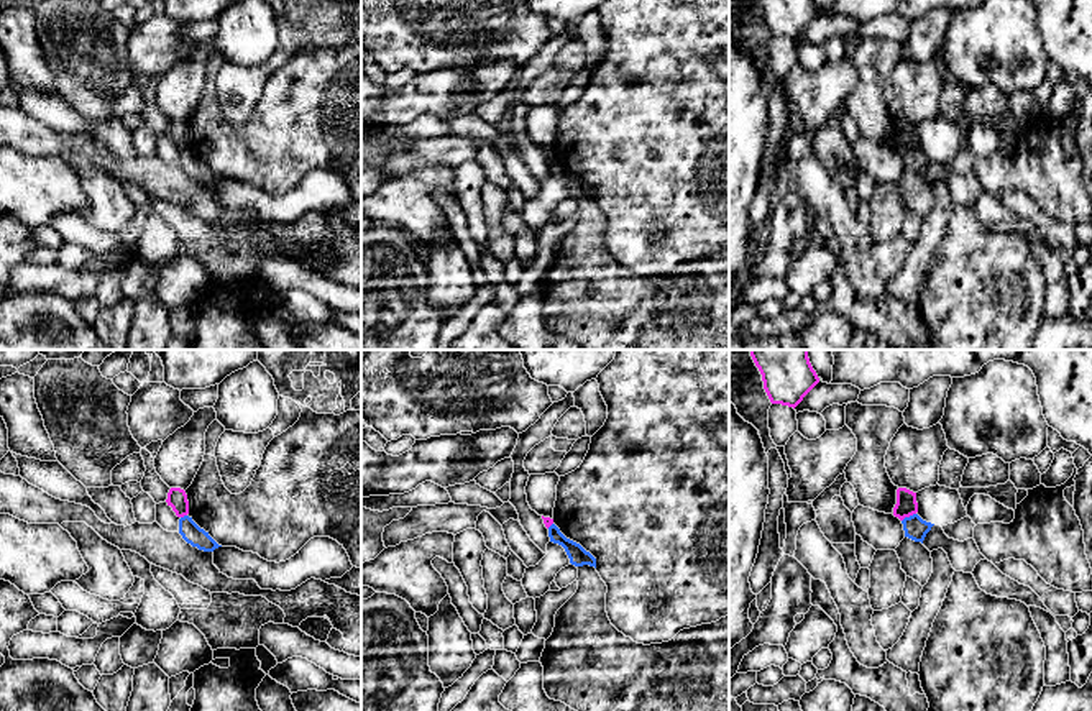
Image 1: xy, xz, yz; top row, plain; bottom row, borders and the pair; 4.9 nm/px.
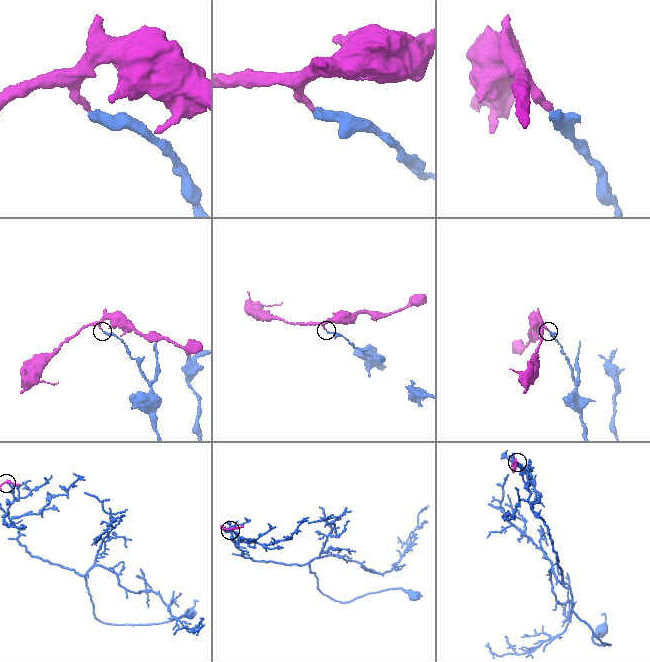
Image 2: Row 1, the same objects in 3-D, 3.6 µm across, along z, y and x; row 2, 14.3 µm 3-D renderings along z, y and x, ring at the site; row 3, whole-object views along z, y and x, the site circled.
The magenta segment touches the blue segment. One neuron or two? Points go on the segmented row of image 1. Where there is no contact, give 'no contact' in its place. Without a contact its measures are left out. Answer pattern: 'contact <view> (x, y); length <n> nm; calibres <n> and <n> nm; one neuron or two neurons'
contact yz (908, 516); length 80 nm; calibres 100 and 110 nm; two neurons

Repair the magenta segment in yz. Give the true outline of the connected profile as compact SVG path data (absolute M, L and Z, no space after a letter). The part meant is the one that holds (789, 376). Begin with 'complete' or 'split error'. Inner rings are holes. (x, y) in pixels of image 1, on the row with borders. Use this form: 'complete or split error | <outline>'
complete | M749 350L772 404L796 407L819 383L808 350Z

